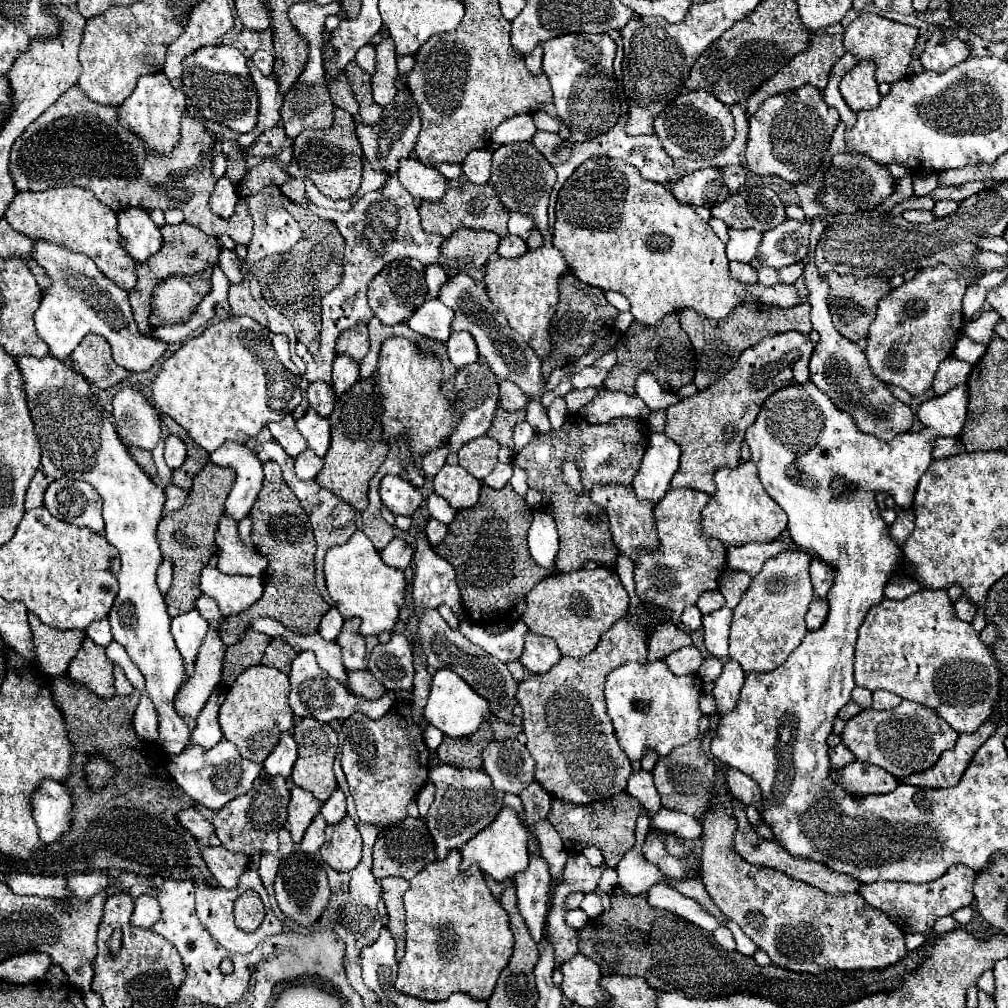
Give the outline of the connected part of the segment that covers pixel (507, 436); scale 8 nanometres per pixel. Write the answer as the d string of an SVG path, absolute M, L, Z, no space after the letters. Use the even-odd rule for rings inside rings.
M497 408L493 424L487 430L487 436L495 438L501 446L513 448L513 429L517 423L526 419L525 410L520 411L520 414L522 415L510 415L507 412L503 412L502 408Z

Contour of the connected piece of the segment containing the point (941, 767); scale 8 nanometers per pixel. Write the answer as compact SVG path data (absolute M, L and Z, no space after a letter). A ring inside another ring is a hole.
M991 718L973 734L961 734L955 748L947 750L931 770L925 770L923 774L911 774L901 782L921 788L951 788L959 784L975 750L995 732L997 724L1001 724L1001 718Z

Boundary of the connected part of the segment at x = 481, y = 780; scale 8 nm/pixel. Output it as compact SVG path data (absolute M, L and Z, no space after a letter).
M439 762L429 770L429 780L435 784L435 802L427 814L427 826L431 836L435 838L435 846L439 852L439 860L443 860L451 850L461 850L475 832L489 826L503 807L505 793L495 791L492 781L483 770L455 768Z

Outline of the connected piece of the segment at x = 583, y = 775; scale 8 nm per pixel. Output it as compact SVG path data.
M647 610L647 626L629 626L627 618L615 622L611 630L603 634L599 644L591 654L581 660L561 658L549 672L533 674L521 680L521 688L517 690L517 702L523 708L523 732L527 736L527 750L535 760L535 780L555 798L565 800L569 804L589 804L595 800L611 798L613 794L625 792L627 780L631 774L631 762L627 754L623 754L611 718L605 710L605 696L603 696L603 682L607 674L625 662L647 662L647 630L651 624L667 622L667 610Z

